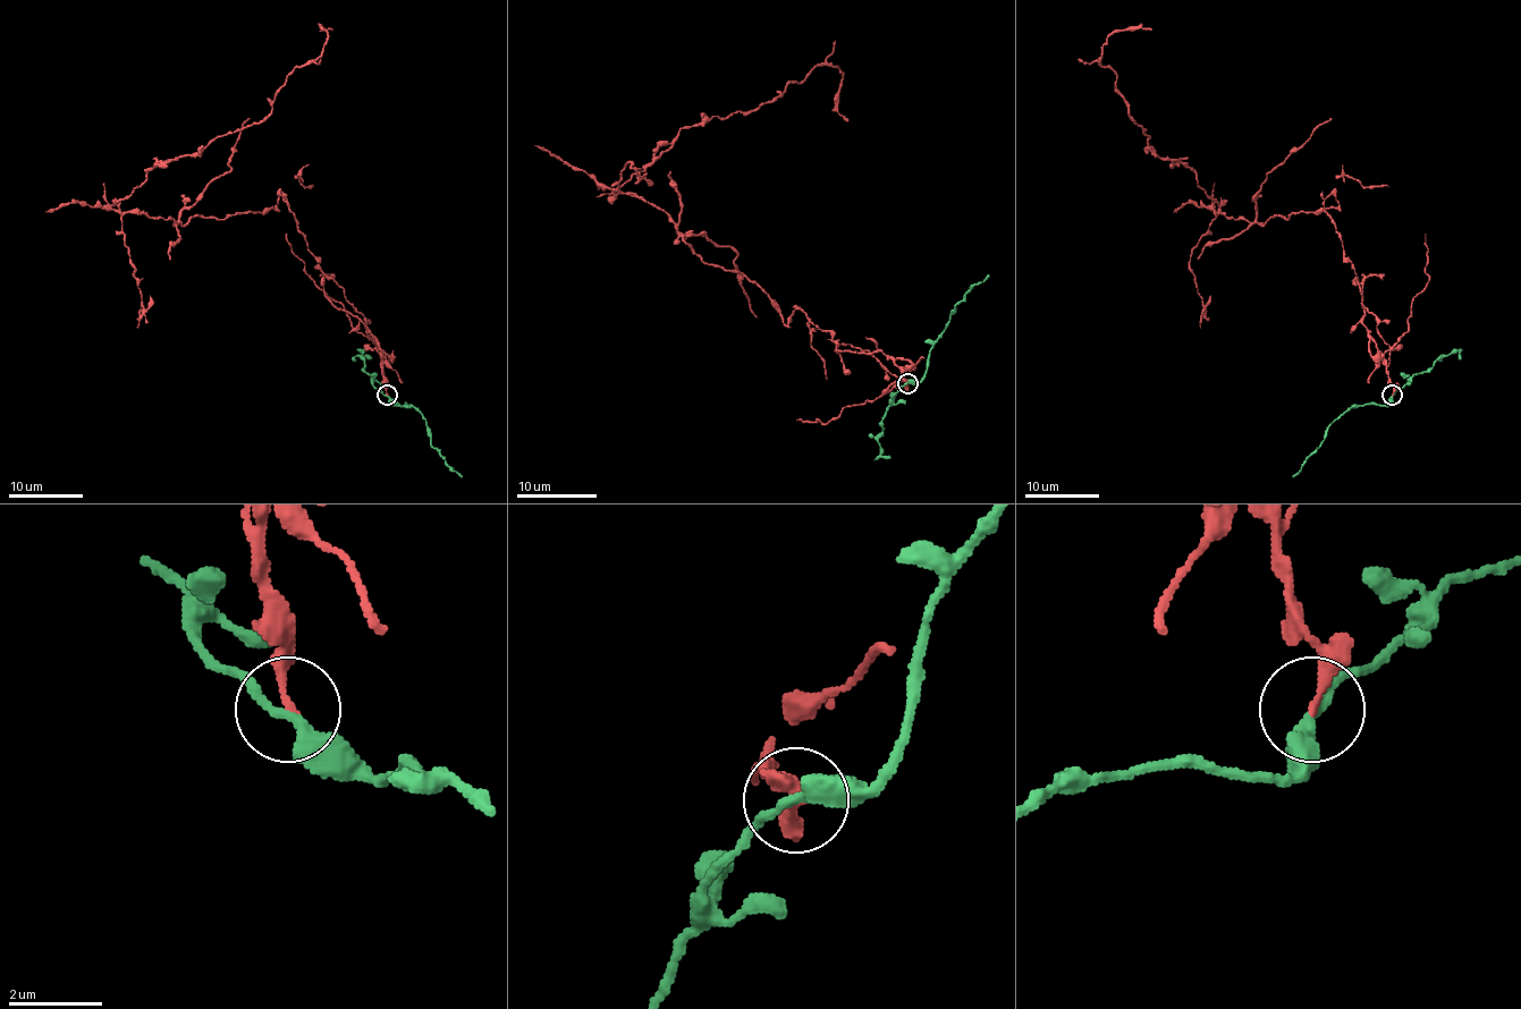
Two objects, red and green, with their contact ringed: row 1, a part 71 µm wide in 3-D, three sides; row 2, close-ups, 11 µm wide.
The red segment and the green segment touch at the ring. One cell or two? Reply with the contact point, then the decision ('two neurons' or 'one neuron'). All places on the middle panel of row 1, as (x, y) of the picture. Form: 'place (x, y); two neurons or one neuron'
place (907, 383); two neurons

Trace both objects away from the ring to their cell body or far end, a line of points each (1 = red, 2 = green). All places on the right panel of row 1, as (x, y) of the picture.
1: (1392, 396), (1333, 194), (1227, 218), (1147, 141), (1100, 56), (1112, 34), (1151, 31)
2: (1392, 396), (1388, 405), (1354, 405), (1342, 414), (1329, 426), (1321, 444), (1292, 476)

